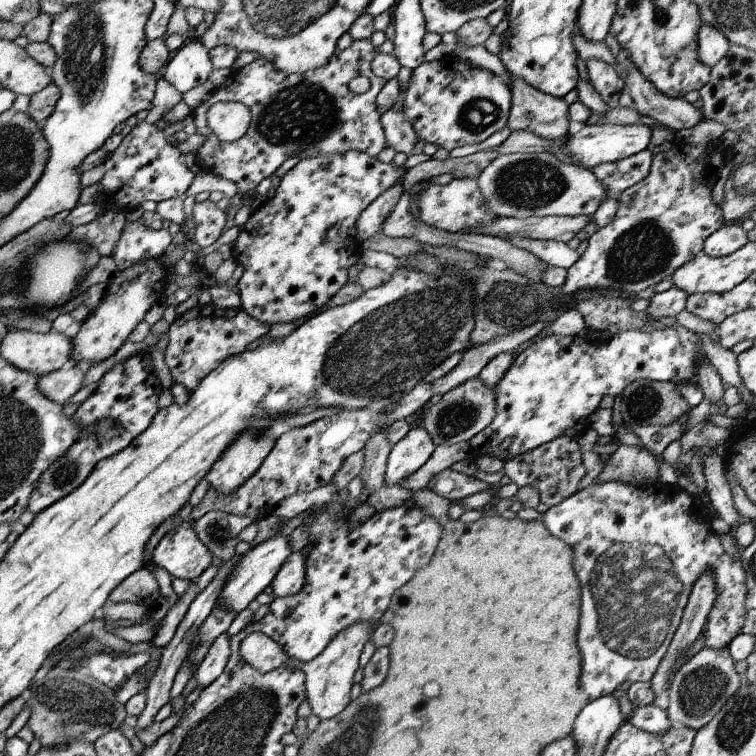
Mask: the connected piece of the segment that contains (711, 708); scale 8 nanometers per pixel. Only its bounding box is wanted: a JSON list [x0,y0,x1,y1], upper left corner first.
[665,643,742,731]

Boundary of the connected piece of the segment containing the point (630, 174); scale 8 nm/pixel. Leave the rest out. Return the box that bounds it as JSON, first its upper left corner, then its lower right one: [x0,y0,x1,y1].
[590,149,653,196]

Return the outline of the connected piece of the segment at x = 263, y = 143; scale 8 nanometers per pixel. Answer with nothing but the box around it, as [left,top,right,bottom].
[190,39,387,193]

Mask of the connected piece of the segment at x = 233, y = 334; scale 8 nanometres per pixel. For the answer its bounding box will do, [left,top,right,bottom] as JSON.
[165,302,271,392]

